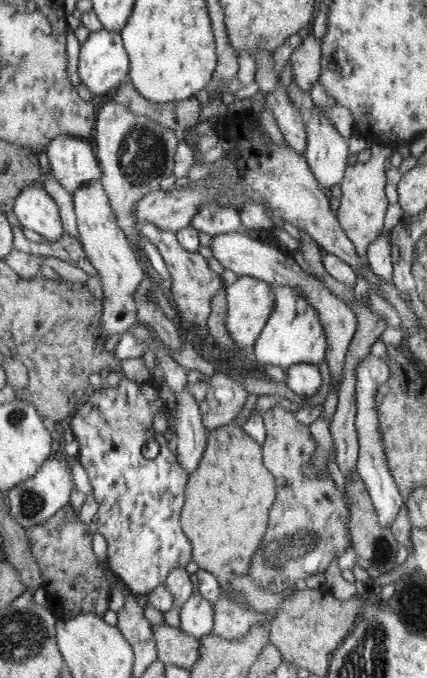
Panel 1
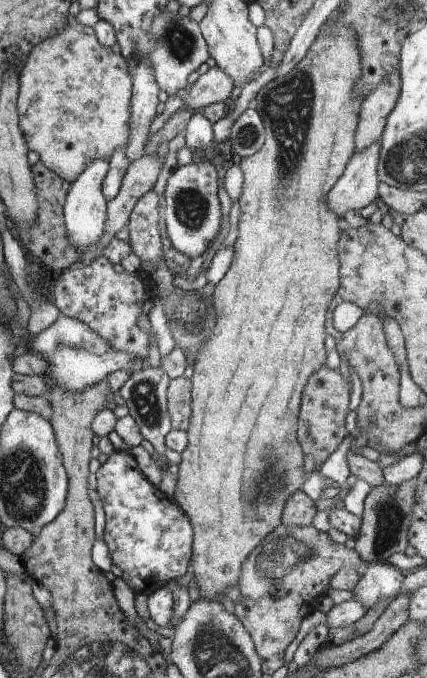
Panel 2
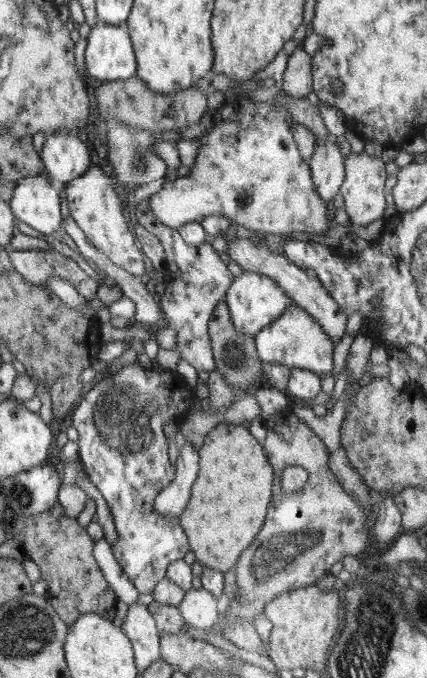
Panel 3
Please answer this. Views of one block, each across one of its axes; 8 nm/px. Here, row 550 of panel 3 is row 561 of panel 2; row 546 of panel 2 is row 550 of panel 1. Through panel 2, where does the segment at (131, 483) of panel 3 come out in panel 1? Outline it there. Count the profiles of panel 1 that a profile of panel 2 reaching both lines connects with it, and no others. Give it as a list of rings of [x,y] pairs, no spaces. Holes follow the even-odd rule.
[[[121,377],[117,388],[94,390],[86,405],[81,406],[66,422],[67,429],[77,438],[80,452],[78,461],[88,474],[98,501],[99,516],[97,532],[107,540],[107,561],[132,595],[148,595],[164,585],[172,569],[185,567],[194,552],[190,539],[182,527],[183,502],[189,474],[180,466],[168,449],[168,440],[157,438],[152,428],[152,419],[157,412],[165,411],[165,402],[152,380],[137,382]],[[148,440],[156,440],[160,453],[154,460],[144,458],[142,448]]]

